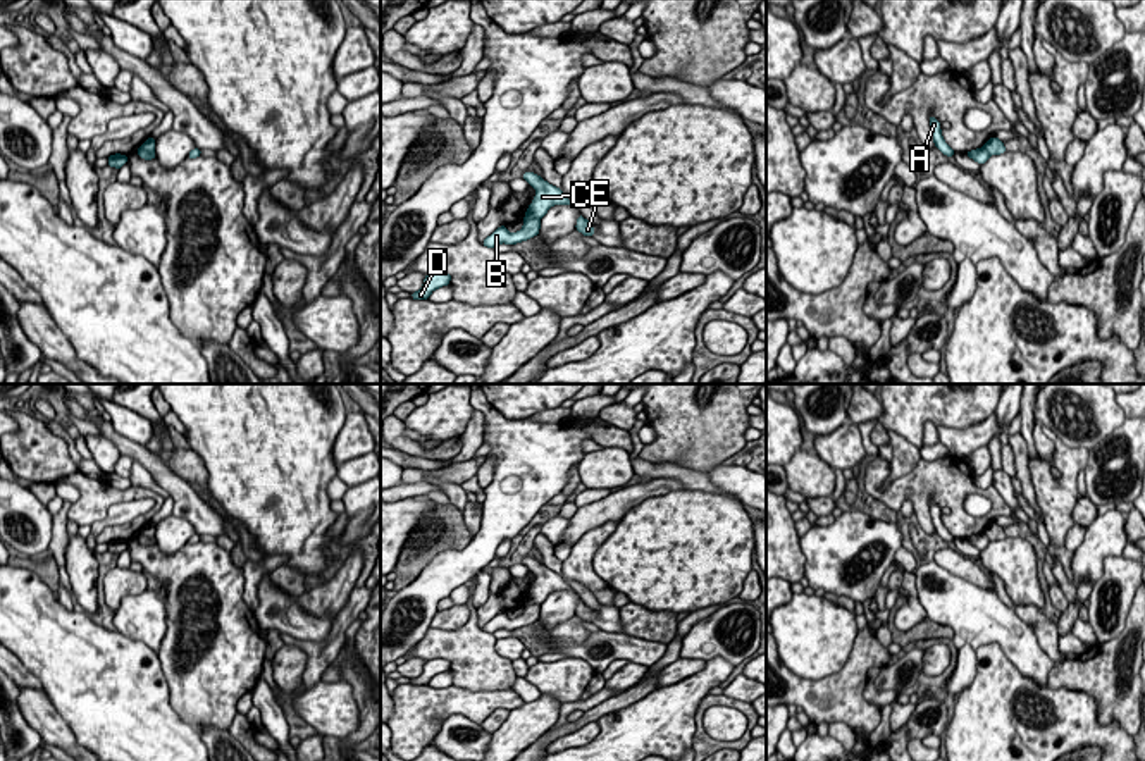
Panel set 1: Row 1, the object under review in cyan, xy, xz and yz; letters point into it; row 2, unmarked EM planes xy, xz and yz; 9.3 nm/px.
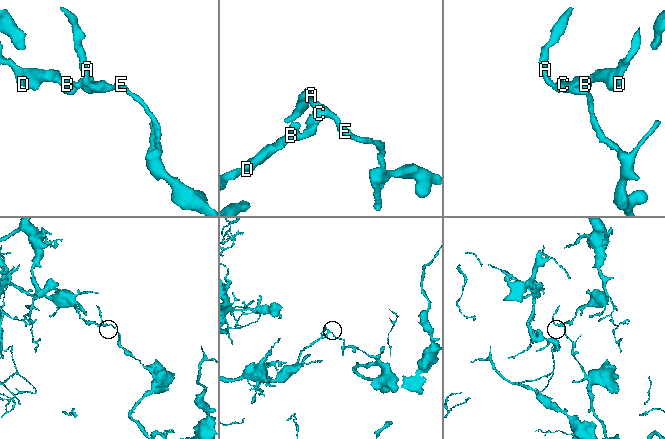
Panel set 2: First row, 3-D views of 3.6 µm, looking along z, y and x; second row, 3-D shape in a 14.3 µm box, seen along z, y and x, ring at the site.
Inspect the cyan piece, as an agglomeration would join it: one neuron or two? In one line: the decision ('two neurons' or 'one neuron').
two neurons

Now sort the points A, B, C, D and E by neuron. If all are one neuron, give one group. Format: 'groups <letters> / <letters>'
groups A C E / B D

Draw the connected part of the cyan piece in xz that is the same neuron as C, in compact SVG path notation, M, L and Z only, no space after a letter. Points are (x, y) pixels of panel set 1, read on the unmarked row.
M525 558L523 565L530 572L534 572L537 577L534 582L534 587L527 594L523 606L530 606L530 604L541 606L553 591L572 591L572 592L575 592L561 575L546 568L537 560Z

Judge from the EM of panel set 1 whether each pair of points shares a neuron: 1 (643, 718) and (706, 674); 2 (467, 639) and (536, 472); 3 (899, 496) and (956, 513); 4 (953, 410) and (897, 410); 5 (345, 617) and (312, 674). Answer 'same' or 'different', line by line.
1: same
2: different
3: same
4: same
5: same

